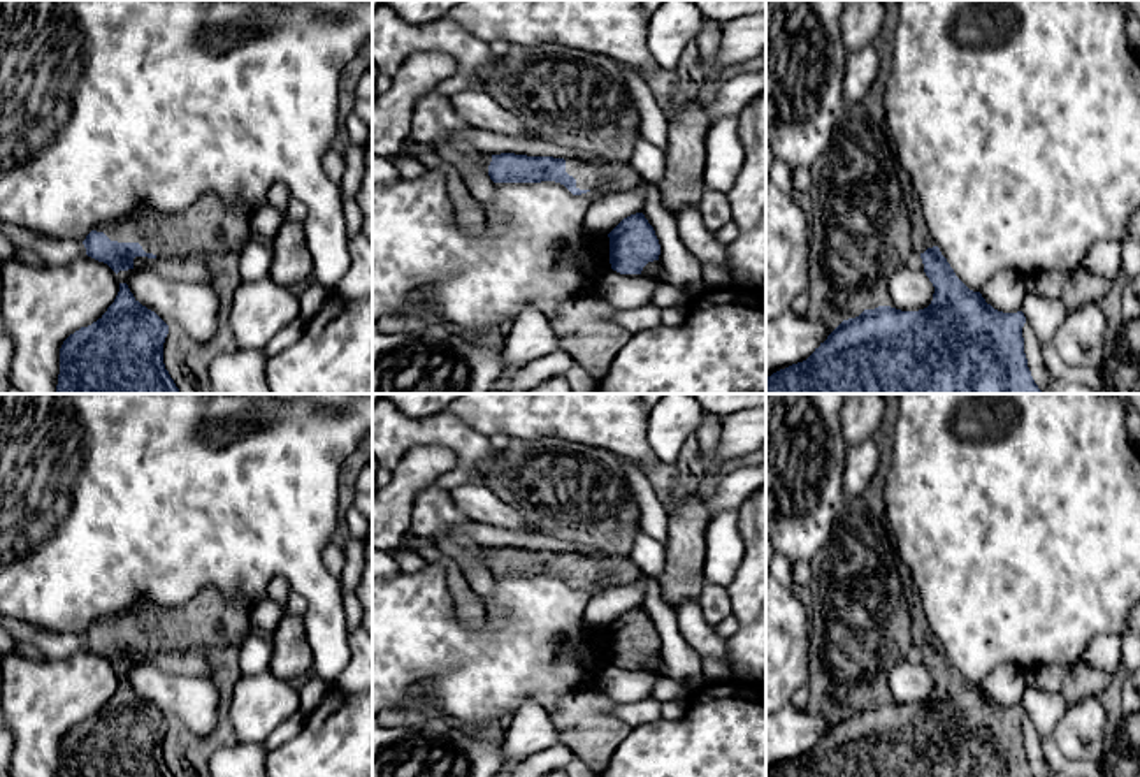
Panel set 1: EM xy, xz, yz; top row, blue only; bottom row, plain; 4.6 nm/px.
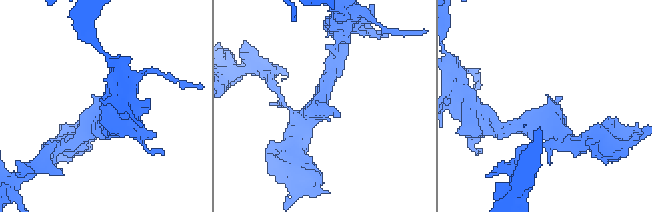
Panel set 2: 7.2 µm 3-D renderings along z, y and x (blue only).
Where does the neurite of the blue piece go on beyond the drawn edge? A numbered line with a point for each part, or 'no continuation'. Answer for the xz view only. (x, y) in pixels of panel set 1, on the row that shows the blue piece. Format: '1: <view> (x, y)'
1: xz (606, 176)

